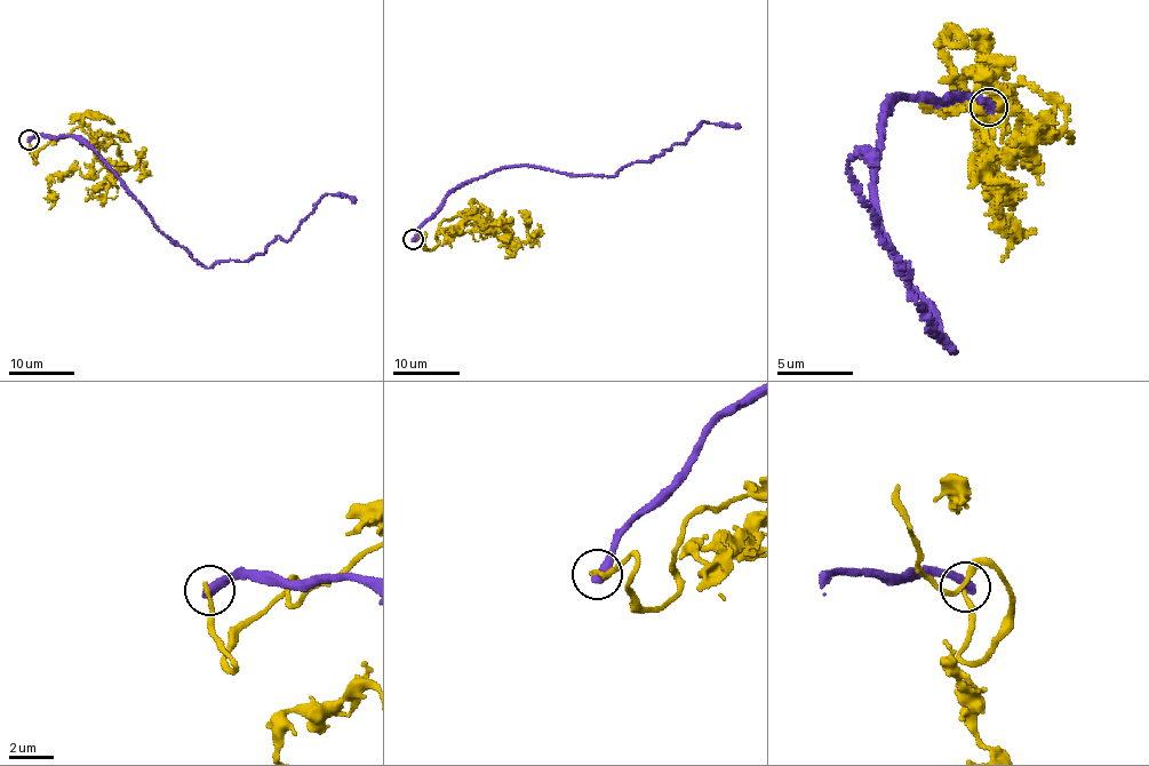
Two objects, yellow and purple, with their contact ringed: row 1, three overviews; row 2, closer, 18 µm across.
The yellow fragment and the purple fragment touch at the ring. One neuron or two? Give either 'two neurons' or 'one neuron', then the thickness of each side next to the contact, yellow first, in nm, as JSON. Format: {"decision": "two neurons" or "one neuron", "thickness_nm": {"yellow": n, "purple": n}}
{"decision": "two neurons", "thickness_nm": {"yellow": 220, "purple": 480}}

